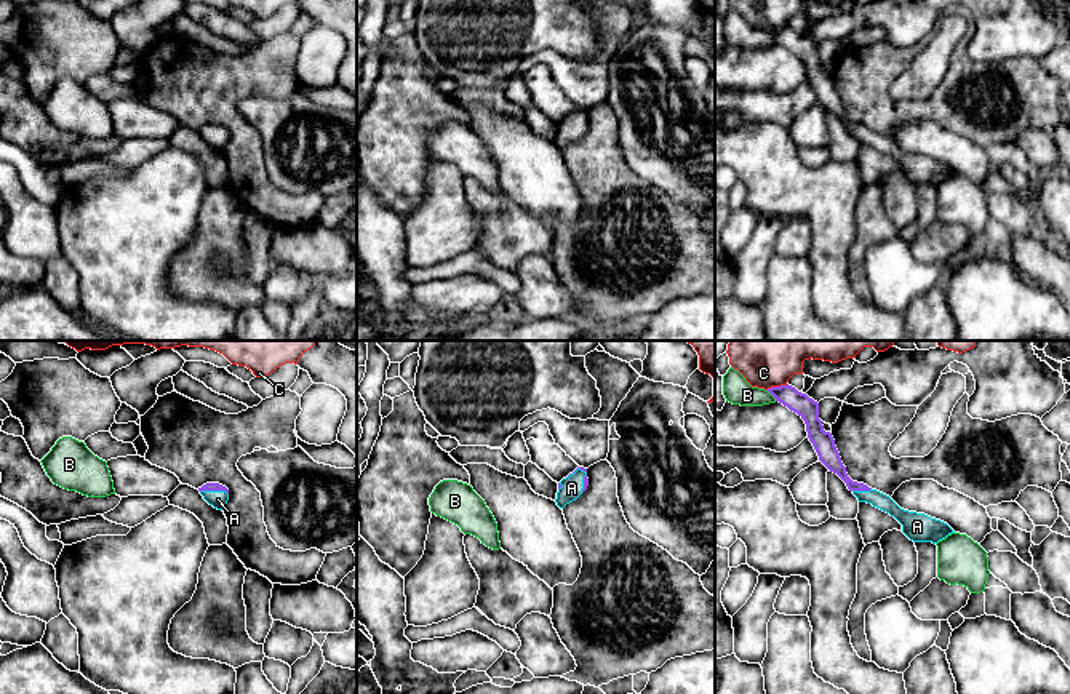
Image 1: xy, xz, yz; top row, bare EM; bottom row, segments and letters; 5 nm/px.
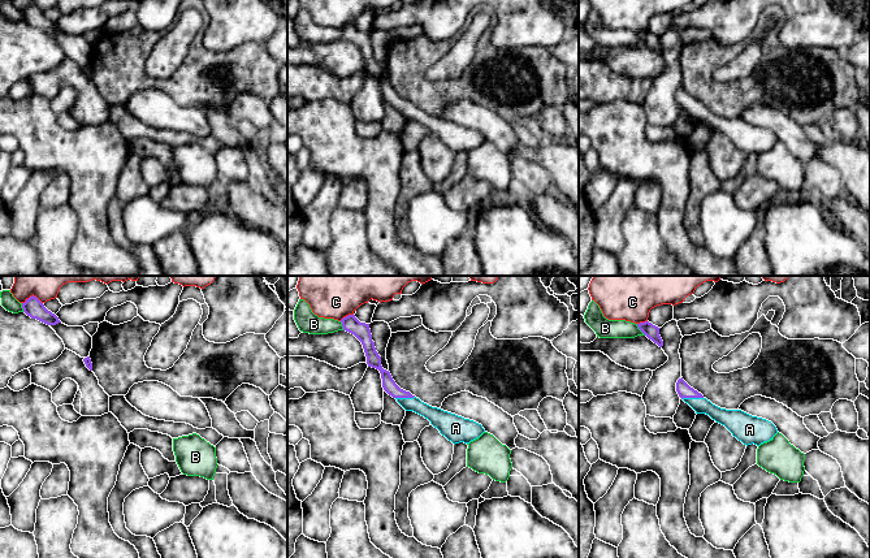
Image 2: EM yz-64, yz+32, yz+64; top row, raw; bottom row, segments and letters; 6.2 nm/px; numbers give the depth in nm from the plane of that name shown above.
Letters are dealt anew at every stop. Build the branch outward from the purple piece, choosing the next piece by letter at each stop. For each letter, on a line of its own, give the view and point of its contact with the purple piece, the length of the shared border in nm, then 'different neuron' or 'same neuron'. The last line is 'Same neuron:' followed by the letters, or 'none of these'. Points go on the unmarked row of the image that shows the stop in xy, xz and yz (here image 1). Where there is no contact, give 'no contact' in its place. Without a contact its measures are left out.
A: xy (215, 131) | 140 nm | same neuron
B: yz (771, 35) | 80 nm | different neuron
C: yz (776, 29) | 110 nm | different neuron
Same neuron: A

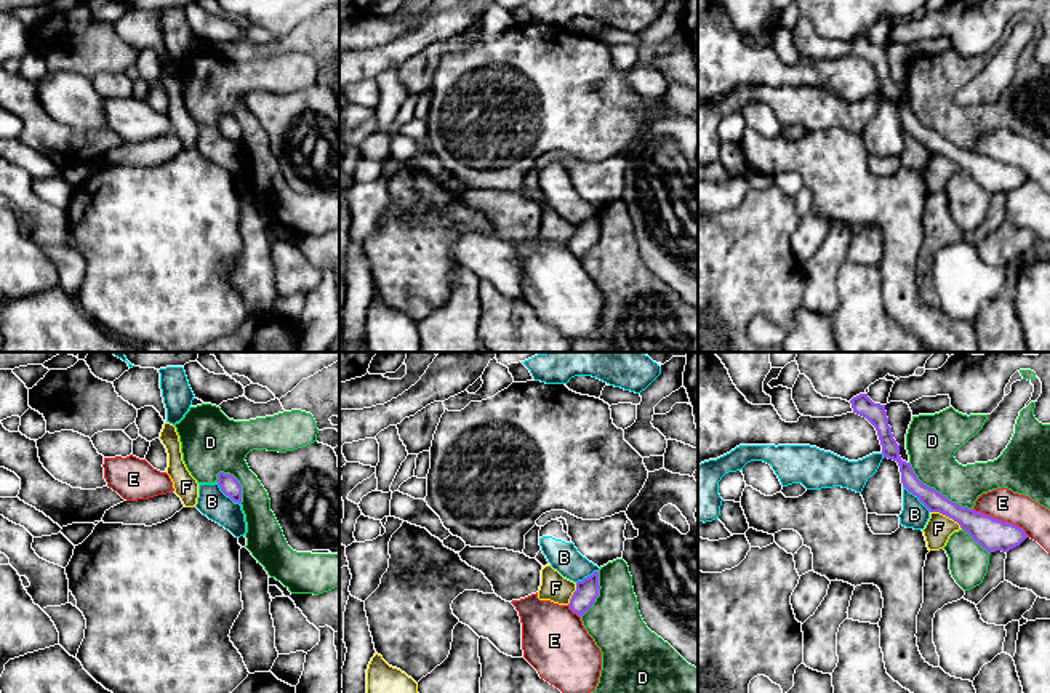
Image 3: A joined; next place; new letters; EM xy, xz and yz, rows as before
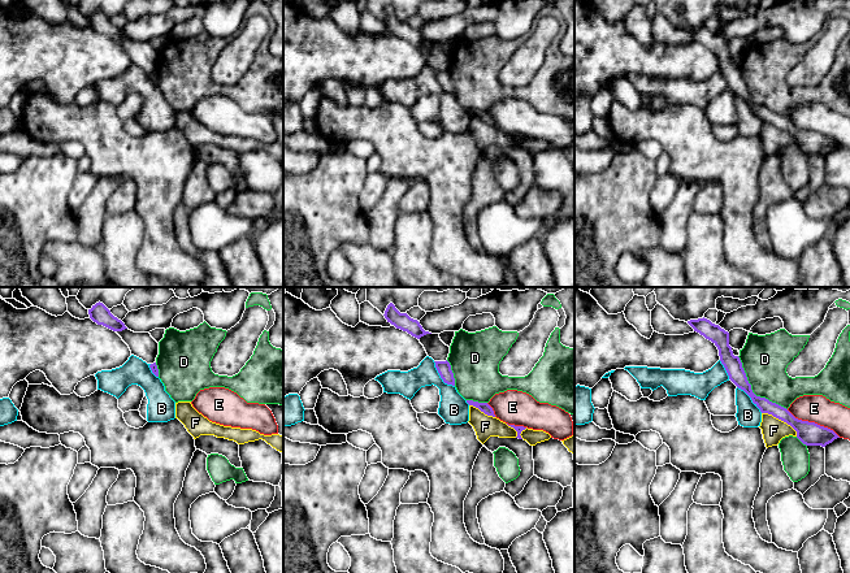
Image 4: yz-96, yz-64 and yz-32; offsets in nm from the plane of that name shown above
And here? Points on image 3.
B: yz (917, 138) | 190 nm | different neuron
D: yz (937, 133) | 400 nm | different neuron
E: yz (1001, 162) | 320 nm | different neuron
F: yz (946, 157) | 190 nm | different neuron
Same neuron: none of these

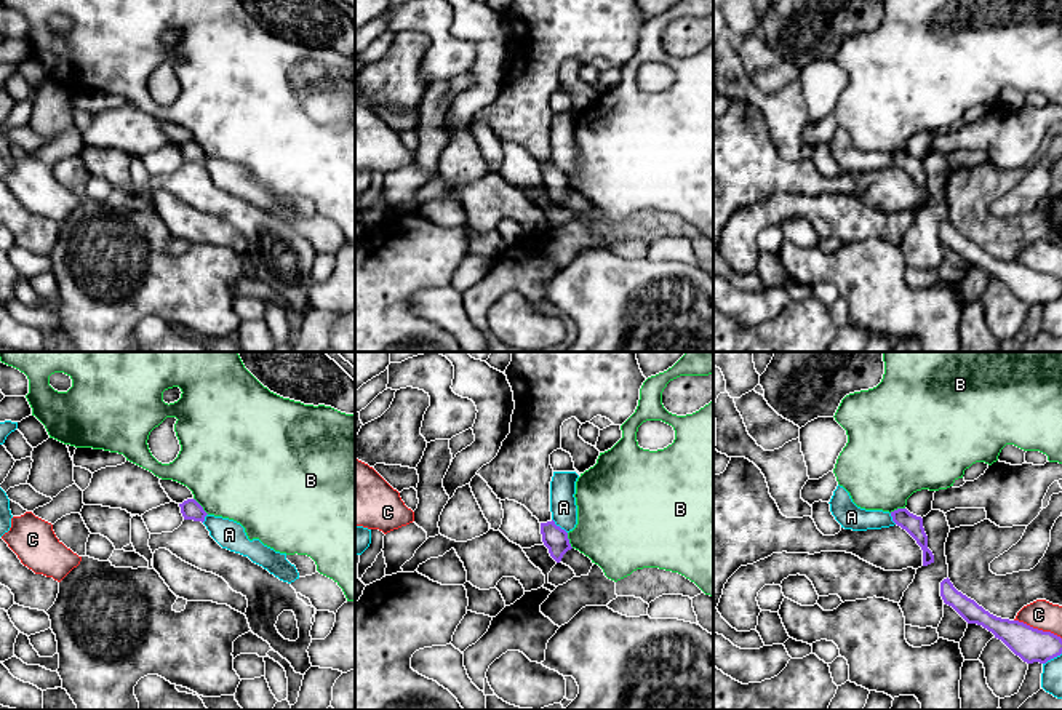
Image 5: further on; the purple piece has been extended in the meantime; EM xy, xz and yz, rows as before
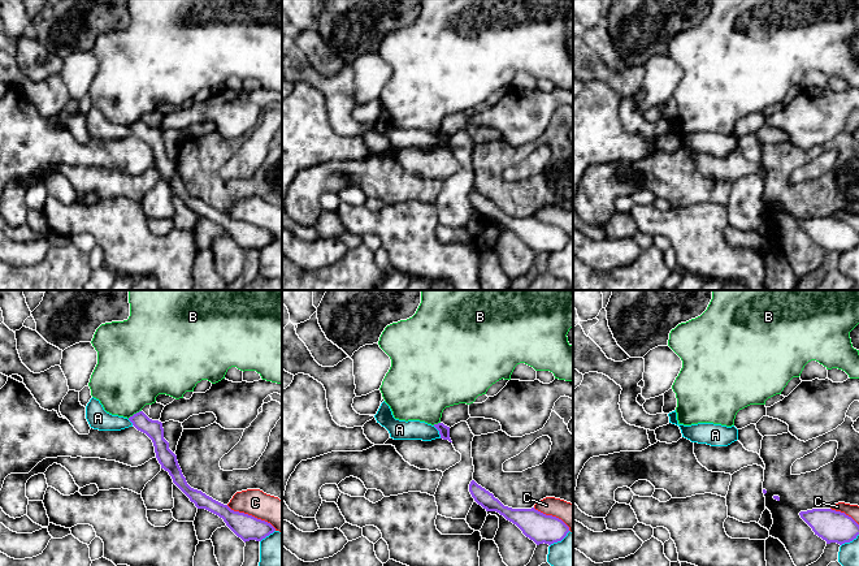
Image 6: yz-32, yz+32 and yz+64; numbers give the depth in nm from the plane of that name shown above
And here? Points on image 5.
A: xz (558, 168) | 110 nm | different neuron
B: xy (200, 147) | 120 nm | different neuron
C: yz (1037, 271) | 260 nm | different neuron
Same neuron: none of these

